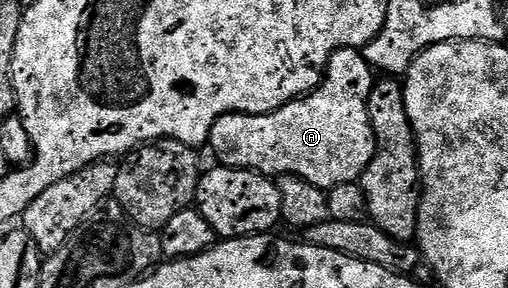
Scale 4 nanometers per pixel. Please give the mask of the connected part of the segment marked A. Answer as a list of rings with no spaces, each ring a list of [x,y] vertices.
[[[340,49],[337,53],[332,54],[328,60],[328,68],[326,76],[311,93],[307,94],[303,99],[297,99],[283,105],[282,108],[274,110],[272,113],[227,113],[217,119],[212,125],[212,136],[210,138],[210,150],[217,157],[221,166],[230,169],[250,169],[254,173],[262,173],[265,175],[291,175],[294,177],[304,177],[310,183],[314,183],[318,188],[325,191],[345,185],[351,181],[359,182],[364,176],[366,167],[370,163],[370,159],[376,153],[376,137],[372,134],[372,120],[368,114],[368,100],[370,99],[370,91],[374,84],[374,70],[369,65],[368,60],[359,49]]]

